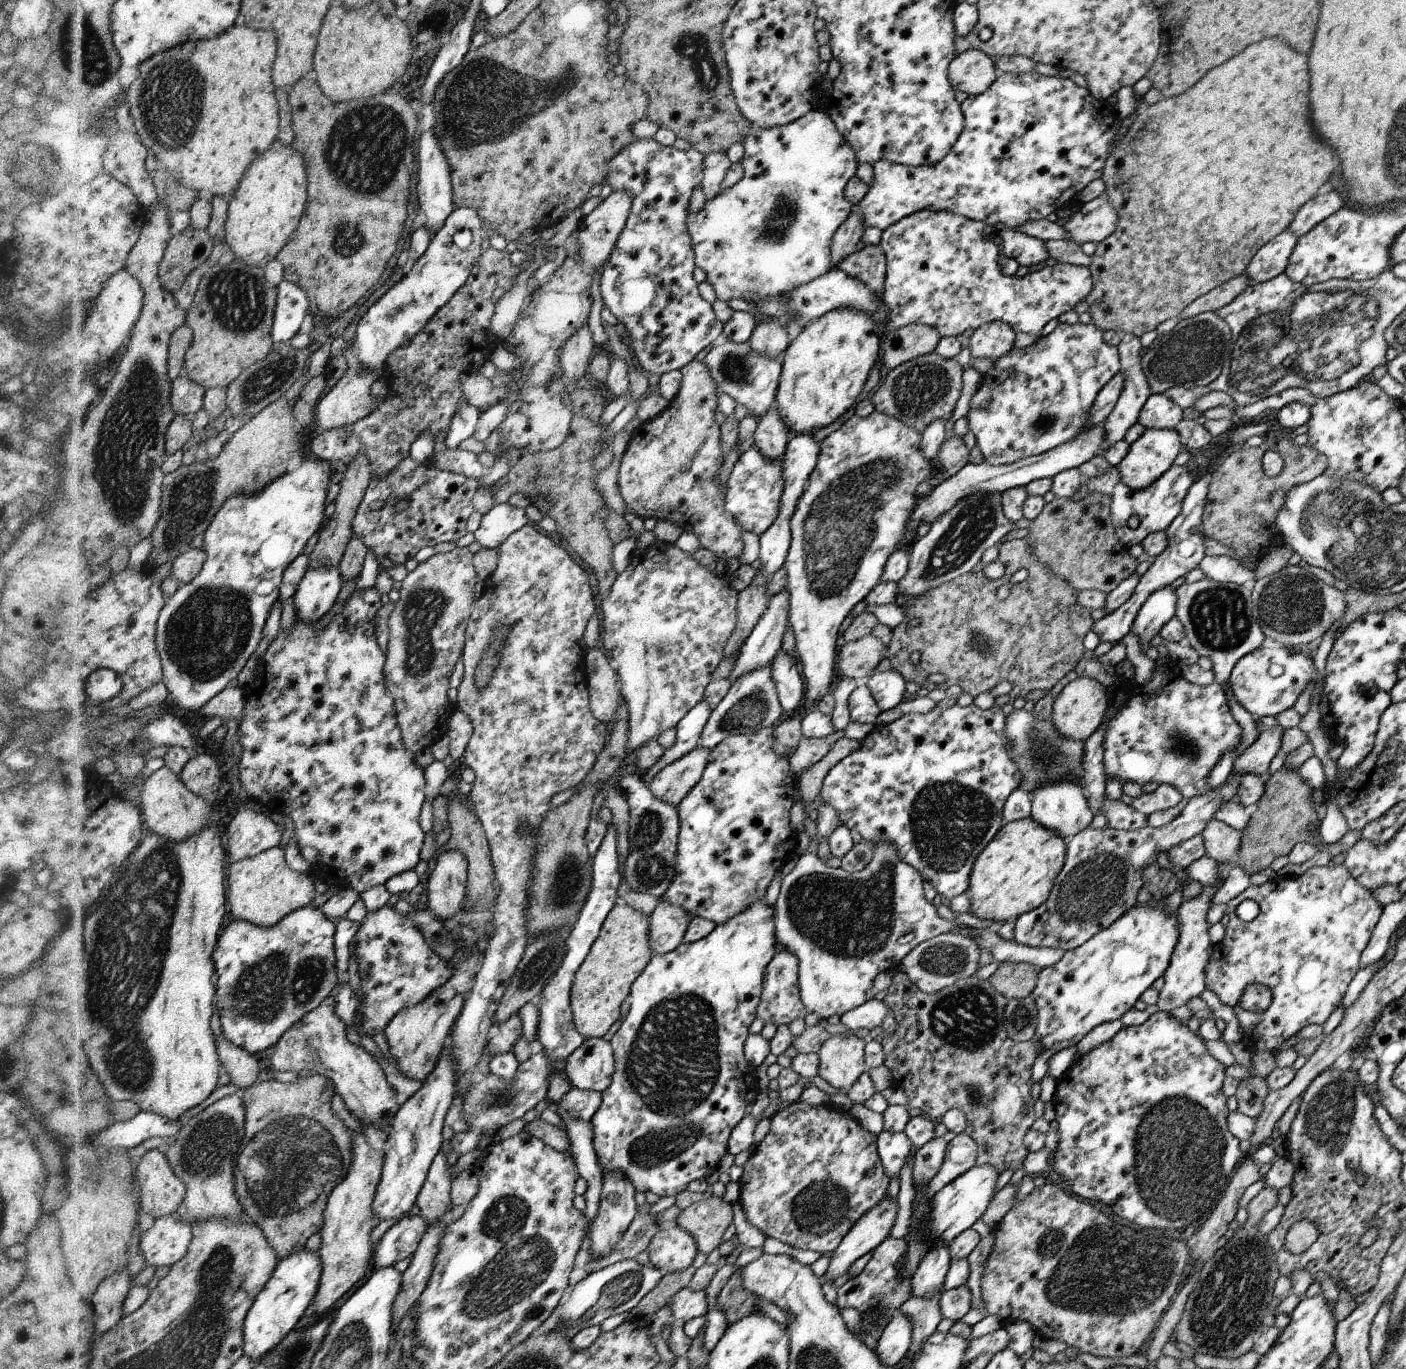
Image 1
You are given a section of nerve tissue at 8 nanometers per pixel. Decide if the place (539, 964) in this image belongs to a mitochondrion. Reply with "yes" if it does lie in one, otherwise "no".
yes

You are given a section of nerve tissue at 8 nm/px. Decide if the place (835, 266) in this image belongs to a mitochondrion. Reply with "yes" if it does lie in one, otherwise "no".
no

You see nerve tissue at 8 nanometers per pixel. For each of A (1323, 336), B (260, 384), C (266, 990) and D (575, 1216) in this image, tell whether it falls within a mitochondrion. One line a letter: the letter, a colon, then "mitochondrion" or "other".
A: mitochondrion
B: mitochondrion
C: mitochondrion
D: other

